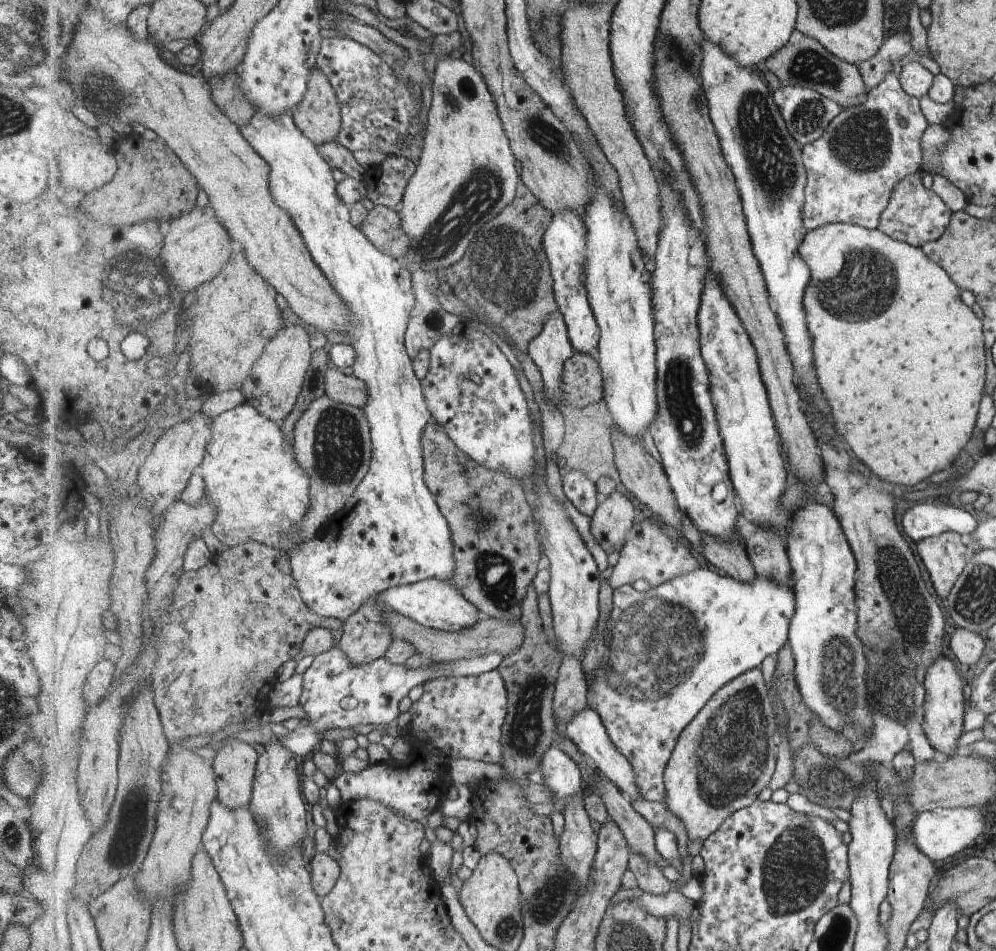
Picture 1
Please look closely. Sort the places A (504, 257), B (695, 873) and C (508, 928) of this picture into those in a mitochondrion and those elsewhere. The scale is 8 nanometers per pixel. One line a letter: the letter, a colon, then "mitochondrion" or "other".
A: mitochondrion
B: other
C: mitochondrion

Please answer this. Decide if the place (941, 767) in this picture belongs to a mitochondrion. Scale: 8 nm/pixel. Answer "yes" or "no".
no

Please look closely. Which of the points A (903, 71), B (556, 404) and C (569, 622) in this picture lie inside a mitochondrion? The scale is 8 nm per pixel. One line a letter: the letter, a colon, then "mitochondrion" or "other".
A: other
B: other
C: other

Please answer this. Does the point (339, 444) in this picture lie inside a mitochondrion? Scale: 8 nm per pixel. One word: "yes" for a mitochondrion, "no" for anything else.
yes

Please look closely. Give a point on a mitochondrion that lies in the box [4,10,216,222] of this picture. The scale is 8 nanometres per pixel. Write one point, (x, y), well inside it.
(94, 79)

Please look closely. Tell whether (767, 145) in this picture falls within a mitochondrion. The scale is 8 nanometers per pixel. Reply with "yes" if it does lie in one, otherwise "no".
yes

